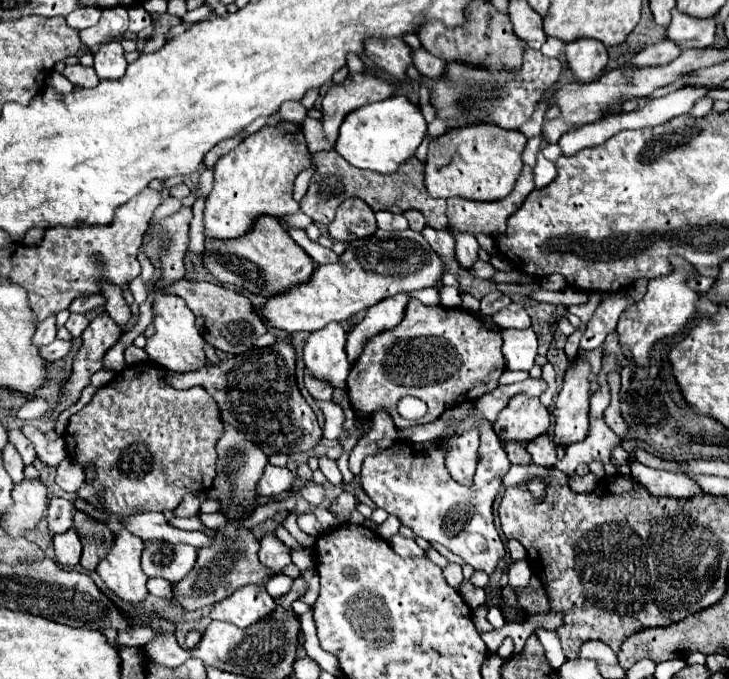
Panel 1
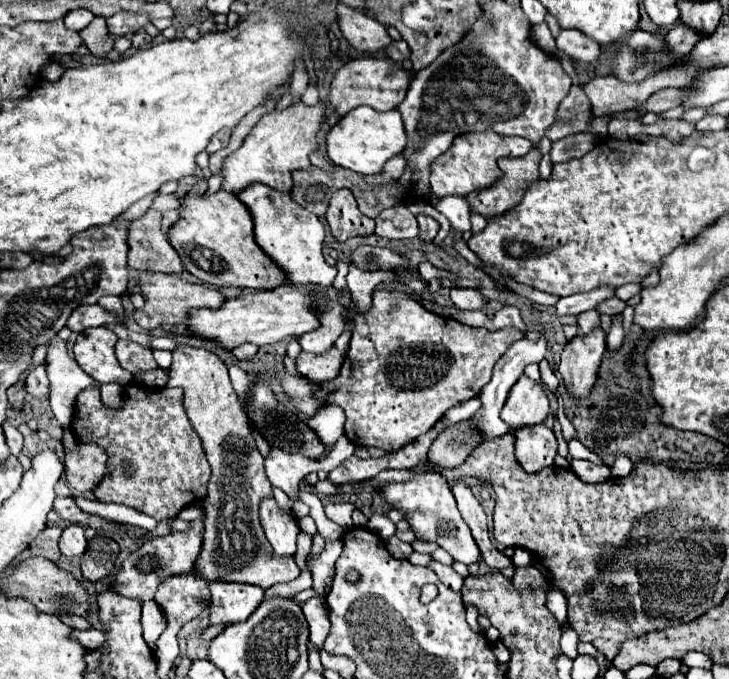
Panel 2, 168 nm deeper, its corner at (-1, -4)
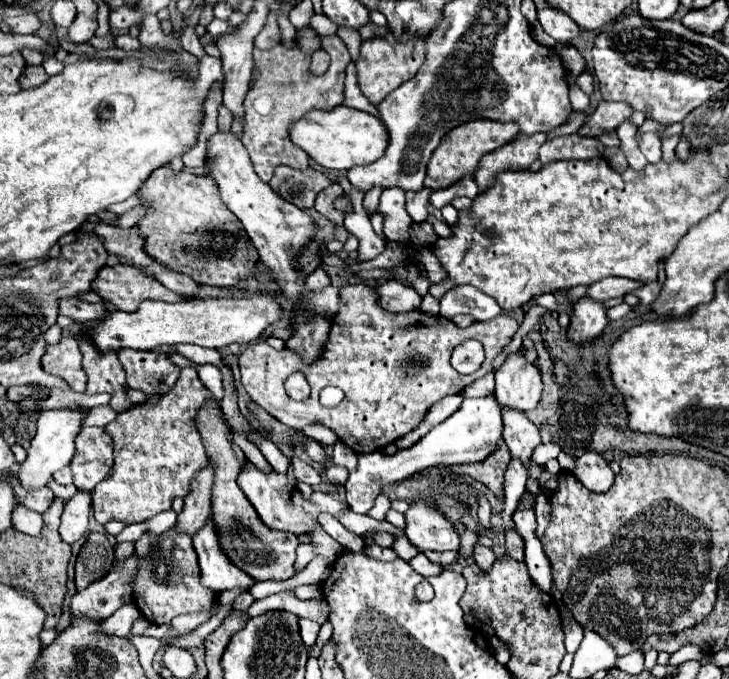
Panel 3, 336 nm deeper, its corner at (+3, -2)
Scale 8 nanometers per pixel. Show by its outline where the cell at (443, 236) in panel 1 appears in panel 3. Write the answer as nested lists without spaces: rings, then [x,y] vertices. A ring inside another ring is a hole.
[[[423,189],[417,195],[407,193],[407,211],[413,217],[415,223],[425,223],[427,221],[427,205],[429,205],[429,191]]]

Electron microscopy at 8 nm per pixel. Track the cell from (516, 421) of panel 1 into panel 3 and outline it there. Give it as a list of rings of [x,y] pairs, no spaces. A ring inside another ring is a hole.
[[[513,353],[495,373],[495,397],[501,407],[533,411],[541,401],[541,373],[523,355]]]

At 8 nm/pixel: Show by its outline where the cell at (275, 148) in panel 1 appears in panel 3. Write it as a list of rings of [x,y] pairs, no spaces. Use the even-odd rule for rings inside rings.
[[[337,35],[321,37],[321,41],[323,41],[323,49],[331,55],[331,65],[329,65],[327,73],[323,73],[321,77],[313,77],[309,73],[311,59],[307,55],[303,55],[297,47],[289,51],[283,45],[275,45],[269,51],[255,49],[255,53],[253,53],[255,69],[261,75],[253,83],[253,87],[245,99],[245,123],[243,123],[241,143],[249,151],[255,173],[265,183],[269,183],[277,165],[289,165],[295,169],[309,167],[309,155],[301,147],[297,147],[289,137],[291,125],[297,123],[297,119],[303,119],[313,109],[331,111],[333,107],[341,105],[341,101],[343,101],[345,67],[351,61],[349,51]]]

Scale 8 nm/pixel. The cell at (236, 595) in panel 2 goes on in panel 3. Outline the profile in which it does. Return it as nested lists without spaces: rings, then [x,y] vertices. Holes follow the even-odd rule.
[[[205,523],[205,527],[193,537],[193,547],[199,555],[203,587],[209,587],[215,593],[223,593],[231,589],[247,591],[255,585],[255,579],[249,579],[249,575],[245,575],[241,569],[231,567],[231,563],[225,559],[211,523]]]

